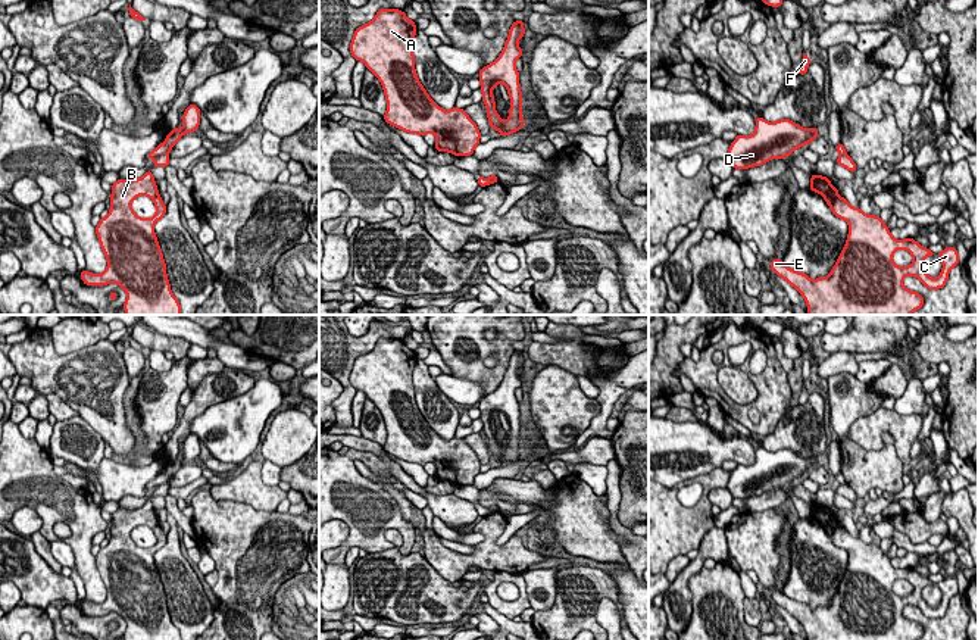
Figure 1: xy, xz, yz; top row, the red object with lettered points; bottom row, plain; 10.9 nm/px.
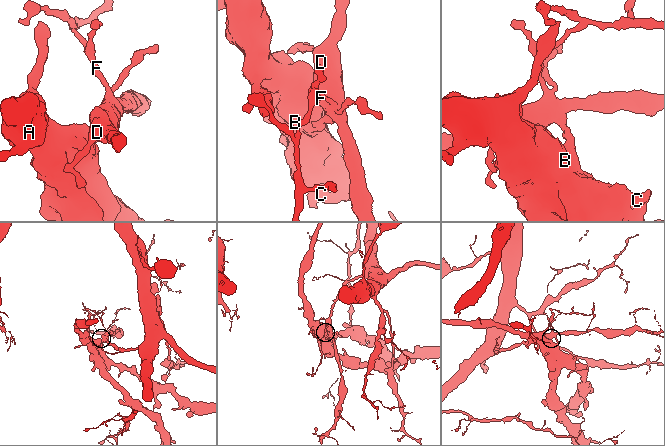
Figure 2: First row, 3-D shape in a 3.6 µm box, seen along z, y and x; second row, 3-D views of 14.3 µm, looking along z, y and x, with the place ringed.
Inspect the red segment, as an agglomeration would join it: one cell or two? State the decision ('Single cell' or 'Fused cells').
Fused cells

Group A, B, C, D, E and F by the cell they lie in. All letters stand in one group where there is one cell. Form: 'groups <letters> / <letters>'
groups A B C E / D F

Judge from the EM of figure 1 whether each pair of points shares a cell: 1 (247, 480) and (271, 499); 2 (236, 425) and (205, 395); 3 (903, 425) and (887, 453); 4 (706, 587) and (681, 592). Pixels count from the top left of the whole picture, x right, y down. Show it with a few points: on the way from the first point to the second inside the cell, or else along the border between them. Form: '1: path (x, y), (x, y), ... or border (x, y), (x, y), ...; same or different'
1: path (253, 486), (265, 498); same
2: border (247, 392), (209, 405), (188, 427); different
3: border (859, 445), (880, 449), (887, 431), (903, 465); different
4: border (703, 567), (689, 580), (691, 618), (687, 624); different

